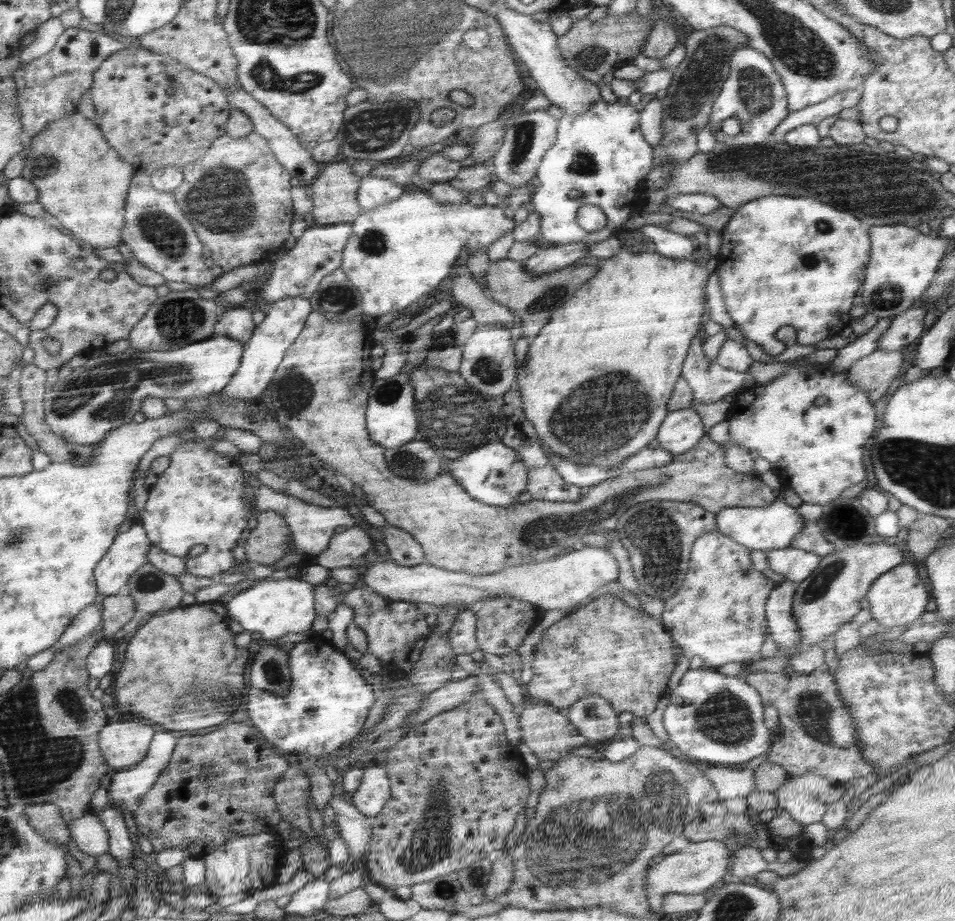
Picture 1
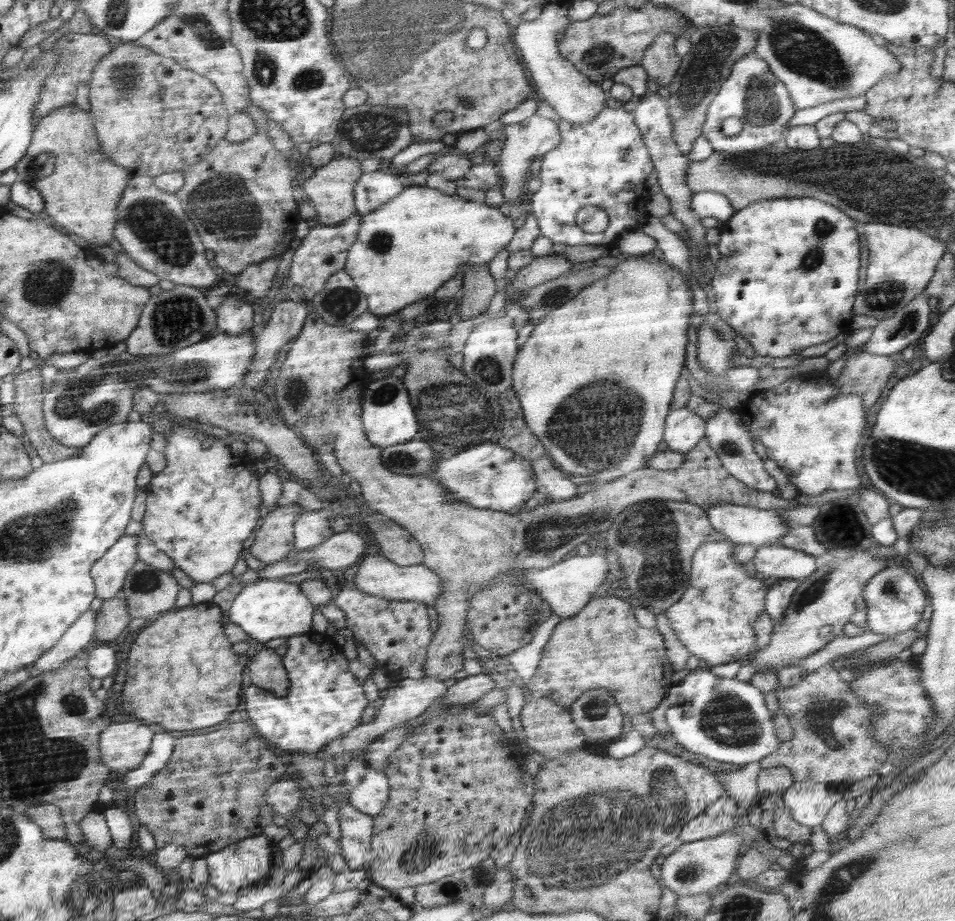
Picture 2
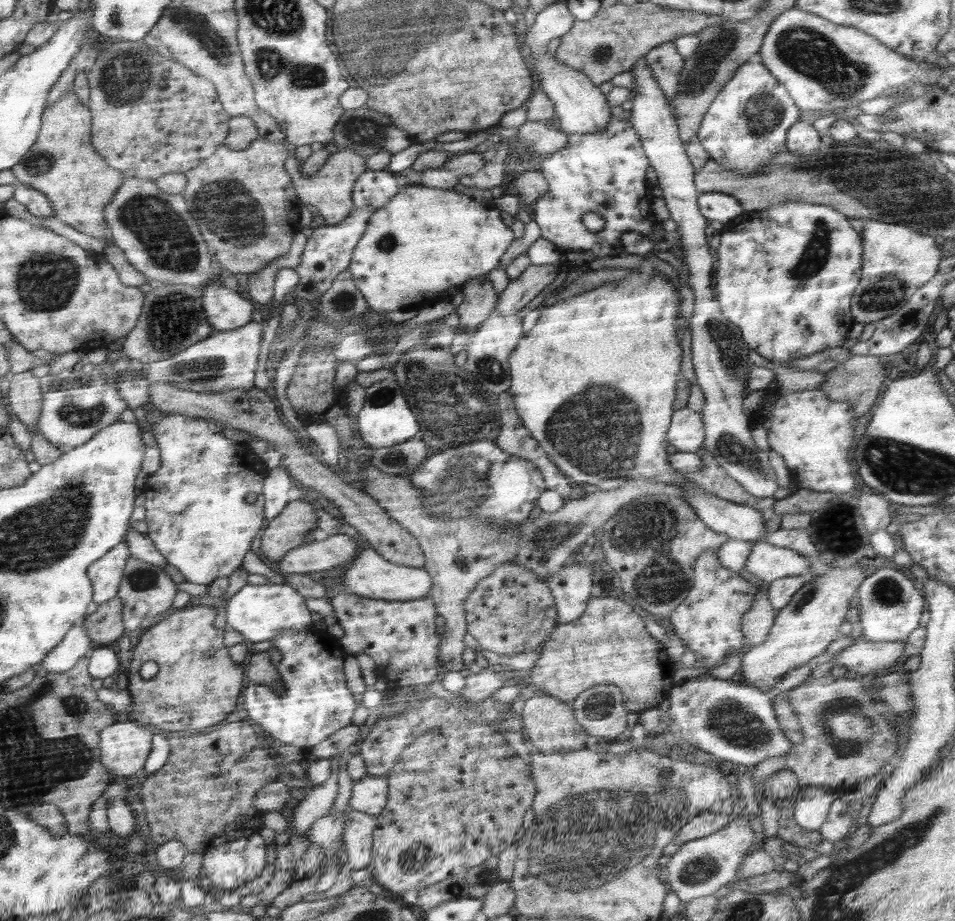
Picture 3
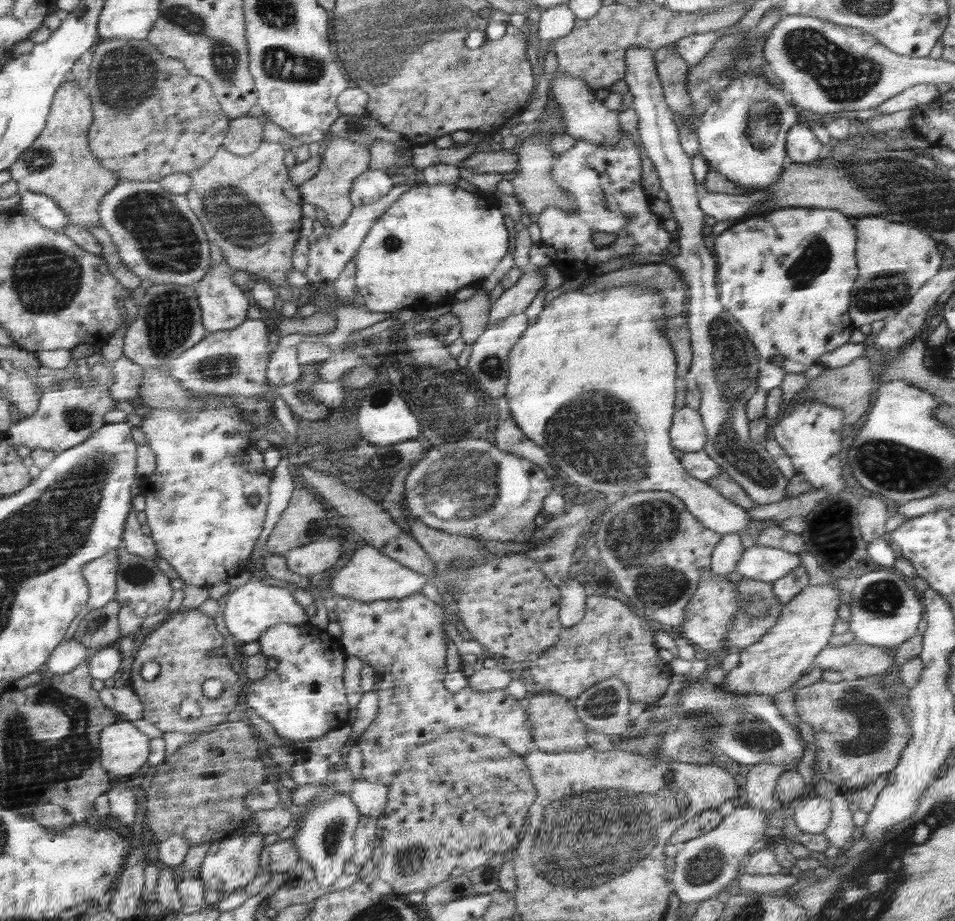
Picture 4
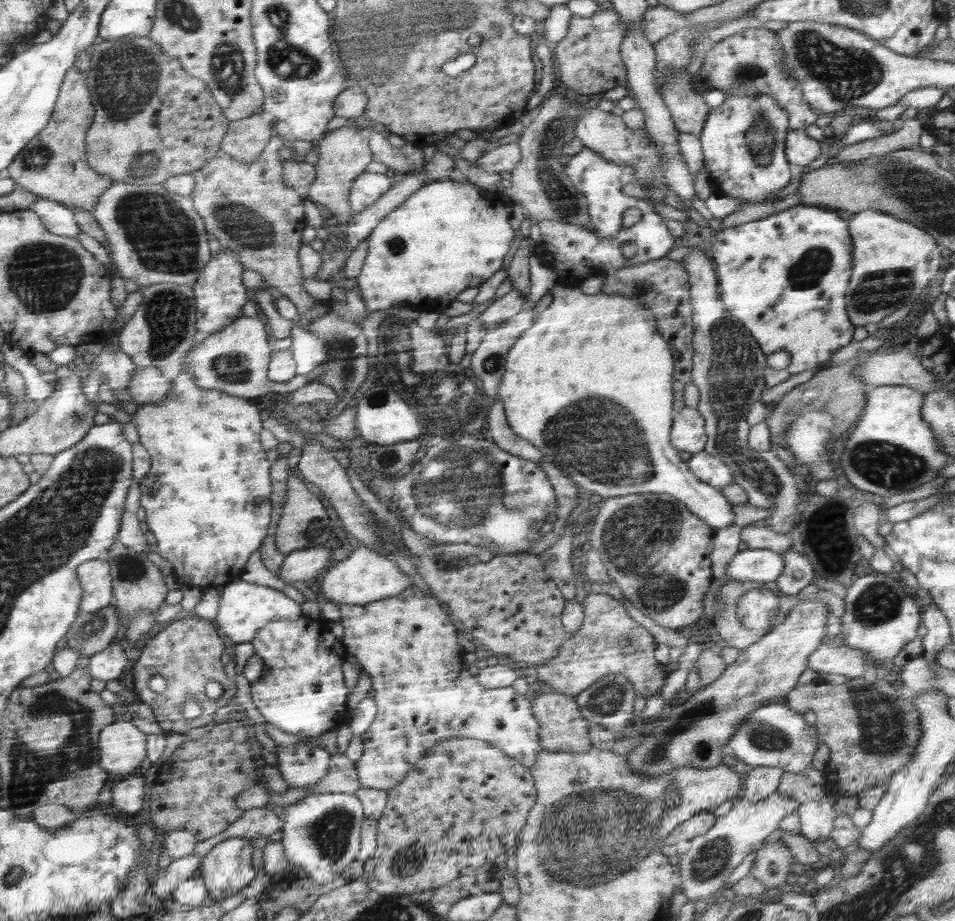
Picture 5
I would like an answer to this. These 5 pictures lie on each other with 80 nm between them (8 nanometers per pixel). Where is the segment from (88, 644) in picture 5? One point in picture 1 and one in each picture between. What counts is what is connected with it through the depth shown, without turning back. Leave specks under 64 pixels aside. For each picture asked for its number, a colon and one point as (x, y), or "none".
1: (117, 610)
2: (112, 618)
3: (104, 627)
4: (97, 629)

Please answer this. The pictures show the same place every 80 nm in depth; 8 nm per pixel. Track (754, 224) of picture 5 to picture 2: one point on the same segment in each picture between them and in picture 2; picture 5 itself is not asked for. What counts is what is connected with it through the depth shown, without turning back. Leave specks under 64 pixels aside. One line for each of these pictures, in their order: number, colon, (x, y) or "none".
2: (788, 269)
3: (785, 275)
4: (787, 276)

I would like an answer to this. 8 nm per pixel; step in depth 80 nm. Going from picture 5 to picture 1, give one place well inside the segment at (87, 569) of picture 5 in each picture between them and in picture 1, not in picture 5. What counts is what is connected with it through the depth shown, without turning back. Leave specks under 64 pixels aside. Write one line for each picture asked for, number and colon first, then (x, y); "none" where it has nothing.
1: (131, 551)
2: (110, 573)
3: (108, 572)
4: (102, 575)

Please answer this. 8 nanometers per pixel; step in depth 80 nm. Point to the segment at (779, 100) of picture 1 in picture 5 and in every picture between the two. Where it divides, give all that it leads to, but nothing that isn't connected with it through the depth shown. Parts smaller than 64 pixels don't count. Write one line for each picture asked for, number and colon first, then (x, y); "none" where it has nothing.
2: (752, 93)
3: (746, 126)
4: (743, 135)
5: (744, 140)

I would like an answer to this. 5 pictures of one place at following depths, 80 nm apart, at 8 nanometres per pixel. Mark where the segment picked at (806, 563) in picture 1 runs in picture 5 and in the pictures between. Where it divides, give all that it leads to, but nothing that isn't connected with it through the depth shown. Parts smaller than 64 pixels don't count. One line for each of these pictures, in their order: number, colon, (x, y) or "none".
2: (779, 561)
3: (768, 562)
4: (764, 563)
5: (759, 565)

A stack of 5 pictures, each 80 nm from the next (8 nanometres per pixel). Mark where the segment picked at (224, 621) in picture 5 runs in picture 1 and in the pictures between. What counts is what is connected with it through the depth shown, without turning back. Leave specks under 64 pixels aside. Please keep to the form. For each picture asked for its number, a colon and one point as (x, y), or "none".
1: (272, 608)
2: (269, 608)
3: (258, 612)
4: (251, 609)

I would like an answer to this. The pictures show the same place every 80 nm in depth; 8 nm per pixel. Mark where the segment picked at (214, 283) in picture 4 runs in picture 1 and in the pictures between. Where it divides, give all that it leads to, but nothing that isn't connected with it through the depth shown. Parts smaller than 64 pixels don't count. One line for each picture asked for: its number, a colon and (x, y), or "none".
1: (236, 323)
2: (235, 317)
3: (227, 310)

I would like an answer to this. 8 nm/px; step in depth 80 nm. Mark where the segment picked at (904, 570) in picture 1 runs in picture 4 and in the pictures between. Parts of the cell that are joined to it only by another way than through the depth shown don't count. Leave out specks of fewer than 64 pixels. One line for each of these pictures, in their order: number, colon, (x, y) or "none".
2: (894, 601)
3: (890, 605)
4: (884, 612)

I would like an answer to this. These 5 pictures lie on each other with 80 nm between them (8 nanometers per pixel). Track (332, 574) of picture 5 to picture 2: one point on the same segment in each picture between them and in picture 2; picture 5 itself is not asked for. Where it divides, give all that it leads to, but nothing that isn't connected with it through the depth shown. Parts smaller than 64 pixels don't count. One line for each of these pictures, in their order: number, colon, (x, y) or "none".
2: (376, 575)
3: (370, 575)
4: (370, 576)

